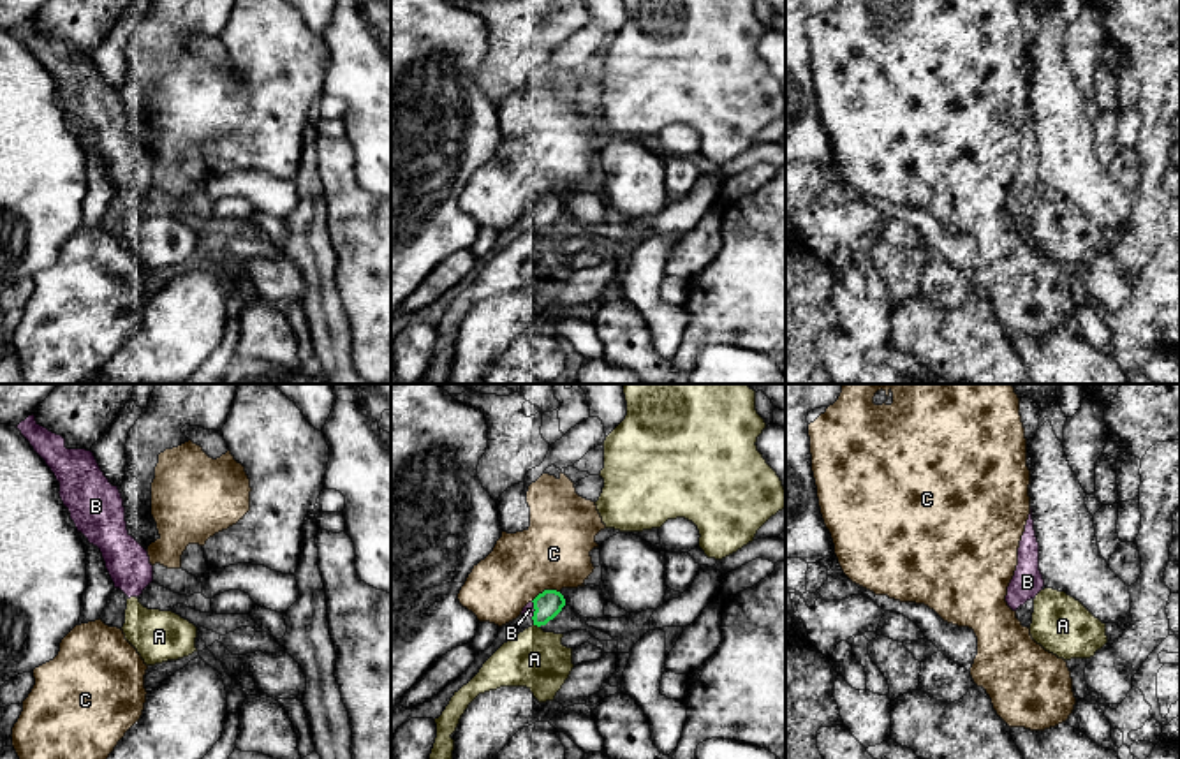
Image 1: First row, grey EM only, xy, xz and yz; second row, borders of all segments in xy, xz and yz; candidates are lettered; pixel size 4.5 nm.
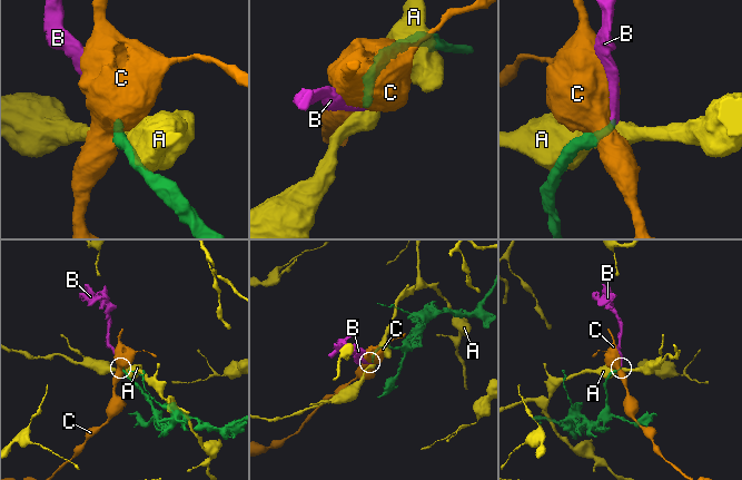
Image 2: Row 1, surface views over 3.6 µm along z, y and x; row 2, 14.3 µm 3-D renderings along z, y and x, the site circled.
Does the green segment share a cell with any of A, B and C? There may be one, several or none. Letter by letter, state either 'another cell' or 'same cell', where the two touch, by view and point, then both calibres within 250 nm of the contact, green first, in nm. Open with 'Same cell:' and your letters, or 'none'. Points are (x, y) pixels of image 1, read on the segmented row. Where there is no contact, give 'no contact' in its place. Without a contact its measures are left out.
Same cell: B
A: another cell | xz (538, 626) | 120/260 nm
B: same cell | xz (534, 608) | 120/50 nm
C: another cell | xz (545, 590) | 120/320 nm

